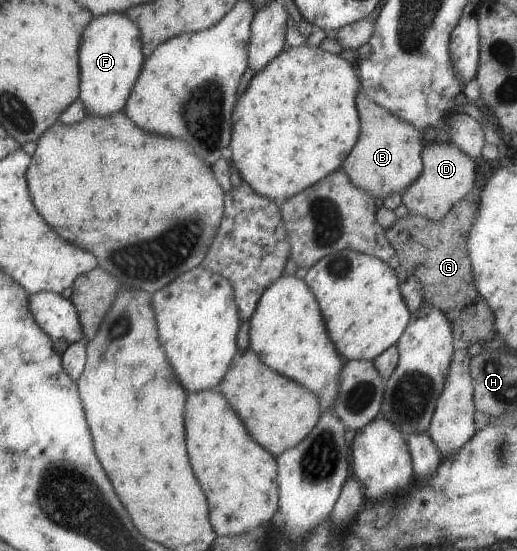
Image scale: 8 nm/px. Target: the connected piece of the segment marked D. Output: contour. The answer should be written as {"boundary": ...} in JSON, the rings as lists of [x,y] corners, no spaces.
{"boundary":[[[429,141],[421,148],[422,168],[415,179],[402,193],[402,204],[409,213],[430,218],[432,221],[443,218],[455,202],[465,195],[475,194],[473,179],[475,163],[469,155],[462,153],[453,143]]]}

